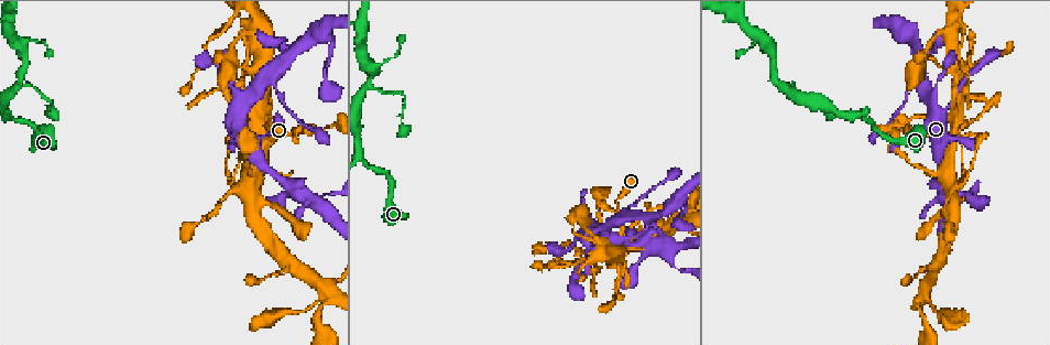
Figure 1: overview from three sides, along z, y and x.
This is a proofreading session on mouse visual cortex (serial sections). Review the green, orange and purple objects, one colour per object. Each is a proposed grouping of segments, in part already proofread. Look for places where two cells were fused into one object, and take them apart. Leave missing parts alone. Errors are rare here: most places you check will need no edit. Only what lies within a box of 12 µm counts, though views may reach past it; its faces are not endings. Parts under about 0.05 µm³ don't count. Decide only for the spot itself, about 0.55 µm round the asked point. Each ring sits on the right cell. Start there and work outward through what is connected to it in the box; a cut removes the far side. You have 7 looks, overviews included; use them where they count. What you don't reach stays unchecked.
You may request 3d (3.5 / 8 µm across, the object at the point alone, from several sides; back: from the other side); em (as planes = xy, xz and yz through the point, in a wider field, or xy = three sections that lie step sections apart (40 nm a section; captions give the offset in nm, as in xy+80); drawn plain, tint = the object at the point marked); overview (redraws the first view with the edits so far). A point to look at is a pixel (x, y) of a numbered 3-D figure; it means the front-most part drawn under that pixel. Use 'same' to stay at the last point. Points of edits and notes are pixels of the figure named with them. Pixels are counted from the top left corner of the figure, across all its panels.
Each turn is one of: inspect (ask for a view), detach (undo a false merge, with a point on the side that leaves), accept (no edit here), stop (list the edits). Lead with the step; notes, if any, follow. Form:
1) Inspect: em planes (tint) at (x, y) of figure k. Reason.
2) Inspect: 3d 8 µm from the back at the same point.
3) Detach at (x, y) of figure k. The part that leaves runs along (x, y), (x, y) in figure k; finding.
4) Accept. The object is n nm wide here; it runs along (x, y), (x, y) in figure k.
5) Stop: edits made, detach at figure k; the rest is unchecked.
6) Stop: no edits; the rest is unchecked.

Inspect: 3d 3.5 µm at (270, 76) of figure 1. Side arm on a straight run.

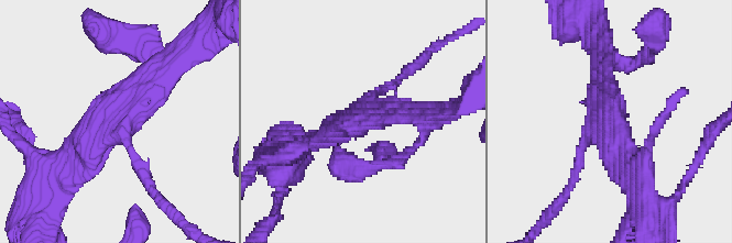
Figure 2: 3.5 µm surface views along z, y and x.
Inspect: em xy step 5 (tint) at (360, 118) of figure 2. 3 arms meet here; the arms are 150, 350, 350 nm wide; shape alone is not enough.

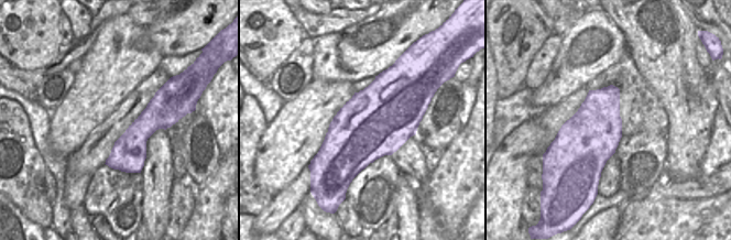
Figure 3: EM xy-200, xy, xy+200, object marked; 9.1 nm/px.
Accept. The object is 650 nm wide here; it runs along (70, 178), (97, 137), (168, 70) in figure 2; all the same cell.

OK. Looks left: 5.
Inspect: 3d 3.5 µm at (948, 145) of figure 1.

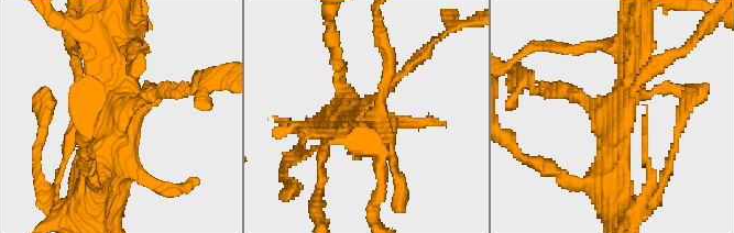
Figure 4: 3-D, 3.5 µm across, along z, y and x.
Inspect: em xy step 2 (tint) at (614, 112) of figure 4.

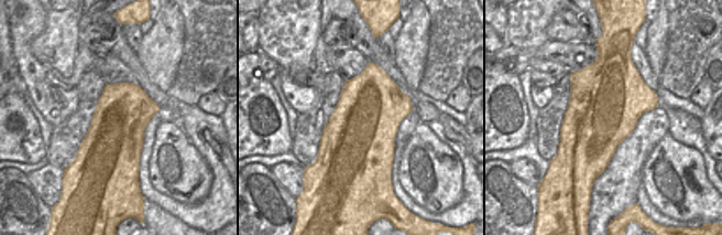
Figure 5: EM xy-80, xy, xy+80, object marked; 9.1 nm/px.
Accept. The object is 650 nm wide here; it runs along (132, 48), (95, 180) in figure 4; continuous, no second cell.

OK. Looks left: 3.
Inspect: 3d 8 µm at (250, 201) of figure 1. Thin arm on a thick one.

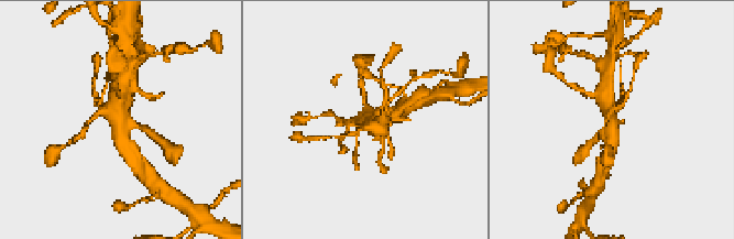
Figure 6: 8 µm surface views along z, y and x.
Inspect: 3d 3.5 µm from the back at (117, 123) of figure 6.

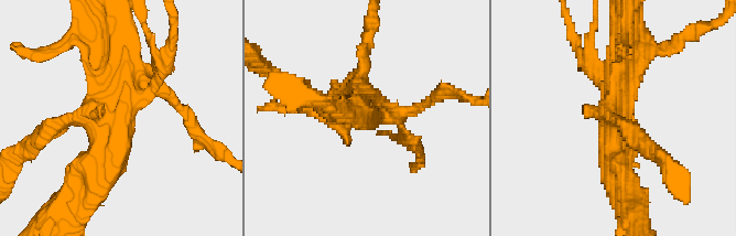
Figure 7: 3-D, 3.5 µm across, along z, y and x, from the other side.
Inspect: em xy step 2 (tint) at (115, 111) of figure 7. Now the EM.

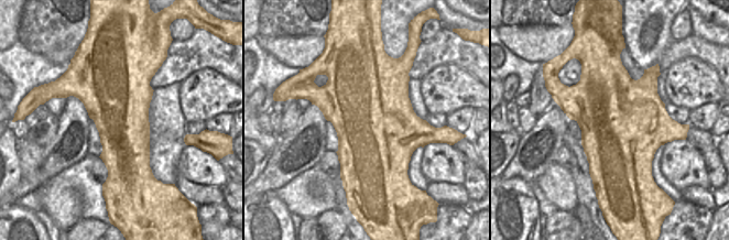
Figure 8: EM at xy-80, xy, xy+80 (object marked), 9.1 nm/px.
Accept. It runs along (111, 39), (115, 137), (77, 173) in figure 7; continuous, no second cell.

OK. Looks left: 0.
Stop: no edits; the rest is unchecked.

